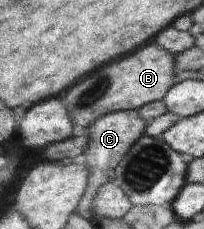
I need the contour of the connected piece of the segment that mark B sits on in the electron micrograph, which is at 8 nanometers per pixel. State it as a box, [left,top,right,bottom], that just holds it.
[64,42,175,129]

